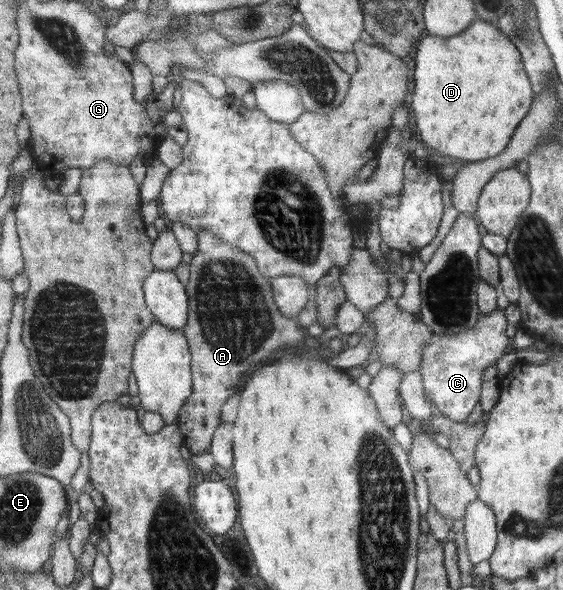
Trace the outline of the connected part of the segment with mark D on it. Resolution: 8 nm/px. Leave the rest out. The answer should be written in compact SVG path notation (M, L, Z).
M478 17L462 34L441 38L426 33L421 38L414 58L415 91L410 105L427 148L469 162L502 153L532 102L531 83L527 83L517 50L498 24Z

